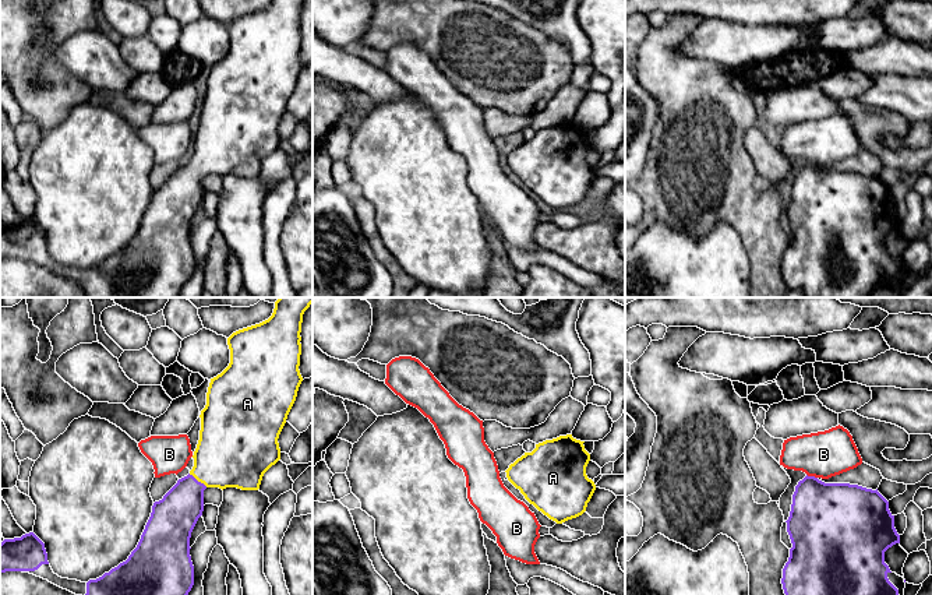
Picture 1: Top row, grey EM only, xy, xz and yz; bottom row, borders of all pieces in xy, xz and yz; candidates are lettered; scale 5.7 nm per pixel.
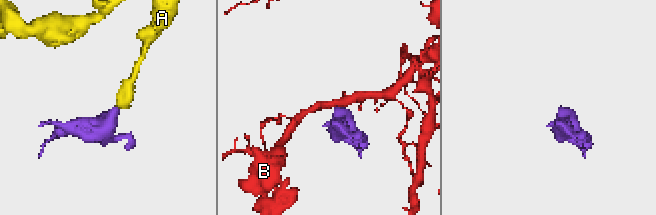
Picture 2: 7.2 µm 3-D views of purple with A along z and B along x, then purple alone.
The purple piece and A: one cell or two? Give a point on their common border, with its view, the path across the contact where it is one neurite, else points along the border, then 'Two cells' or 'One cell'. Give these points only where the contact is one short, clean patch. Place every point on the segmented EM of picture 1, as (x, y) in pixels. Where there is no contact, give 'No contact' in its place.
Touches purple at xy (197, 481). Path across: xy (173, 517), (197, 481), (230, 453). One cell

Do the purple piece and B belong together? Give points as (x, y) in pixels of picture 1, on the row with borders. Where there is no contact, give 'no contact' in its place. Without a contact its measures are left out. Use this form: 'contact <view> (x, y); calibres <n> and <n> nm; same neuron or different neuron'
contact yz (812, 476); calibres 400 and 260 nm; different neuron

